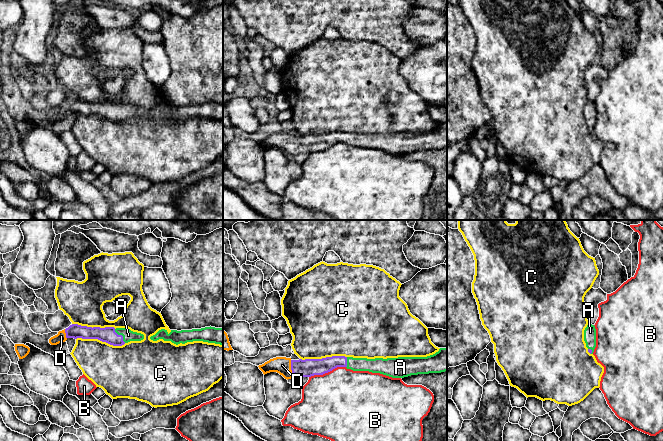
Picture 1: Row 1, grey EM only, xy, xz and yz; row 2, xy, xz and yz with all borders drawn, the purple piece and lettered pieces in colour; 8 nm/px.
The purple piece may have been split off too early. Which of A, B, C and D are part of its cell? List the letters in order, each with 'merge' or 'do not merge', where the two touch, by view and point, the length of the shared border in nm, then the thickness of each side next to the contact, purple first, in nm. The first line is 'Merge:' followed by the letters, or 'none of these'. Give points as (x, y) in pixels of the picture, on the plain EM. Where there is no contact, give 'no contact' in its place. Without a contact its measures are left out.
Merge: A, D
A: merge; contact xy (121, 111); length 140 nm; calibres 120 and 90 nm
B: do not merge; contact xz (327, 148); length 300 nm; calibres 140 and 500 nm
C: do not merge; contact xy (101, 116); length 400 nm; calibres 120 and 360 nm
D: merge; contact xz (291, 145); length 150 nm; calibres 140 and 140 nm

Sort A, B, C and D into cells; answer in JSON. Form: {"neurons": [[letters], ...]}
{"neurons": [["A", "D"], ["B"], ["C"]]}

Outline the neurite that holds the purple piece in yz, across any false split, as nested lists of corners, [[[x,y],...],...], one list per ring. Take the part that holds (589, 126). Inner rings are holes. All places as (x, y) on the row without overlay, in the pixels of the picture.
[[[588,100],[585,104],[584,117],[586,119],[586,123],[588,124],[588,128],[593,130],[596,123],[596,105],[594,101]]]

